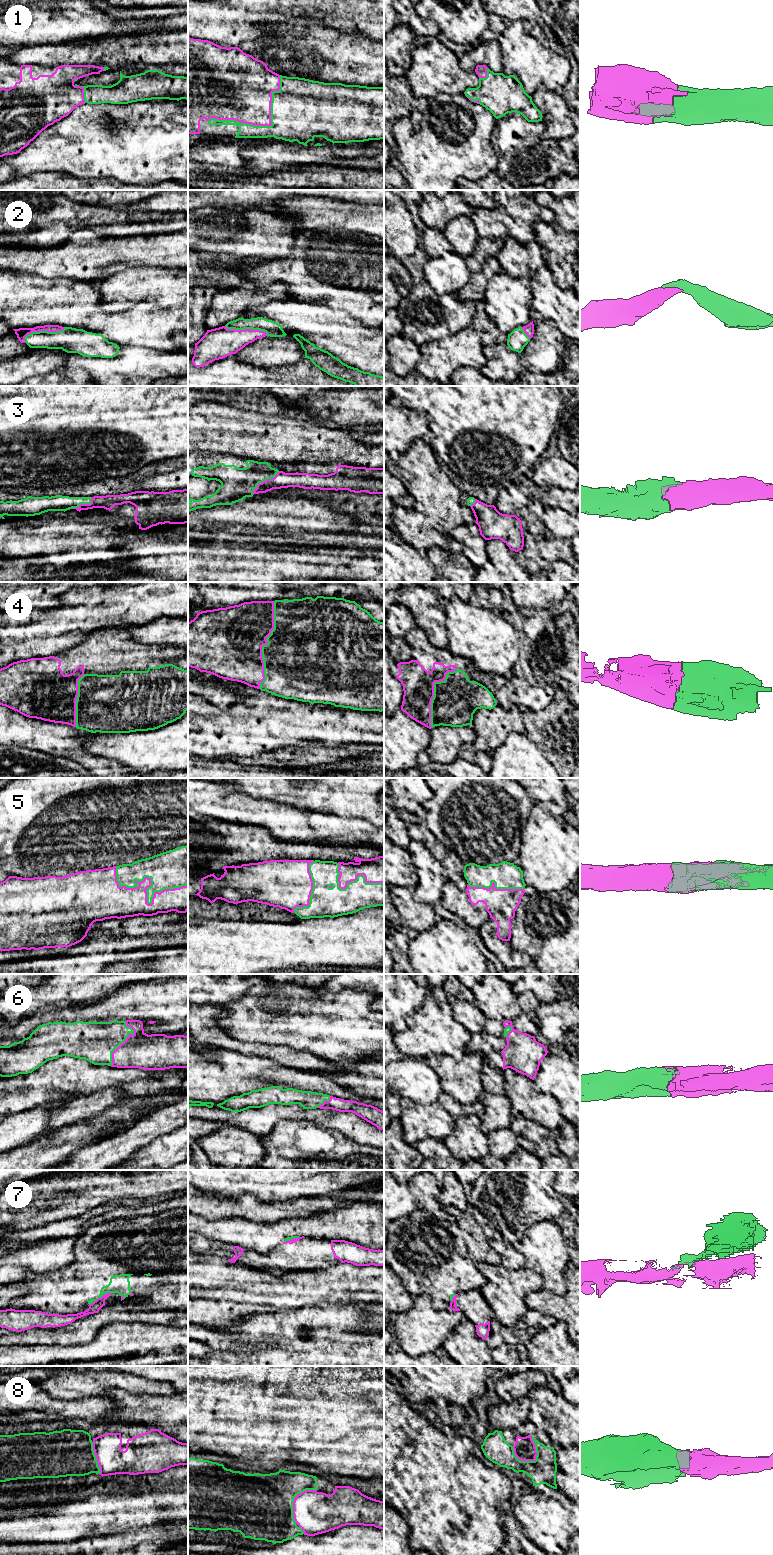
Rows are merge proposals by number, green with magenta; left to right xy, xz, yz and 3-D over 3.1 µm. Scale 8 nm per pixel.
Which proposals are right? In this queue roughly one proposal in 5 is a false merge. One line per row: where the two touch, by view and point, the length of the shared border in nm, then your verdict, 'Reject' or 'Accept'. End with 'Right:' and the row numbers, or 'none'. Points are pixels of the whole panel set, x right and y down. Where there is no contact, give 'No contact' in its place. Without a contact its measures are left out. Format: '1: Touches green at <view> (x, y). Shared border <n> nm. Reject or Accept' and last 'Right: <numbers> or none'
1: Touches green at xz (266, 126). Shared border 700 nm. Accept
2: Touches green at xy (42, 331). Shared border 340 nm. Accept
3: Touches green at xz (263, 480). Shared border 300 nm. Accept
4: Touches green at xz (264, 645). Shared border 700 nm. Accept
5: Touches green at xy (147, 888). Shared border 600 nm. Accept
6: Touches green at xy (123, 1041). Shared border 380 nm. Accept
7: Touches green at xy (96, 1299). Shared border 150 nm. Reject
8: Touches green at yz (537, 1455). Shared border 220 nm. Accept
Right: 1, 2, 3, 4, 5, 6, 8

